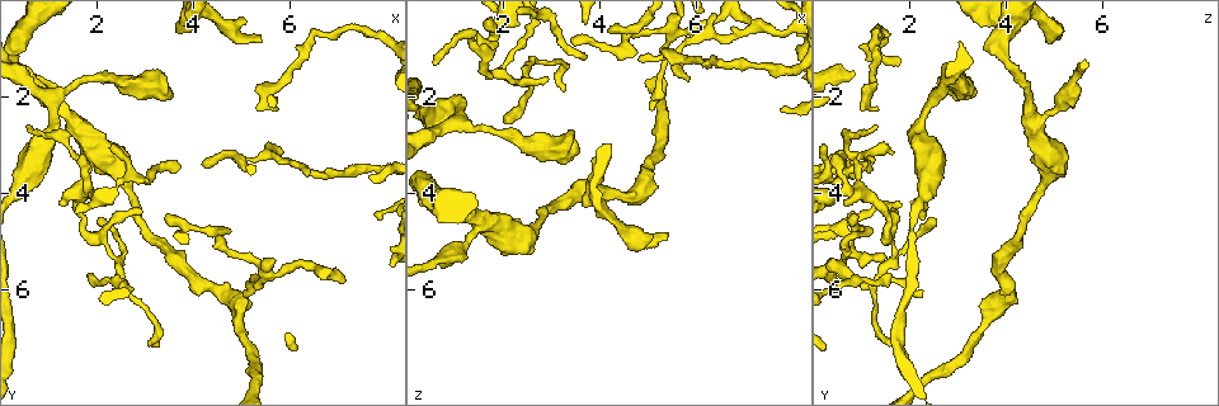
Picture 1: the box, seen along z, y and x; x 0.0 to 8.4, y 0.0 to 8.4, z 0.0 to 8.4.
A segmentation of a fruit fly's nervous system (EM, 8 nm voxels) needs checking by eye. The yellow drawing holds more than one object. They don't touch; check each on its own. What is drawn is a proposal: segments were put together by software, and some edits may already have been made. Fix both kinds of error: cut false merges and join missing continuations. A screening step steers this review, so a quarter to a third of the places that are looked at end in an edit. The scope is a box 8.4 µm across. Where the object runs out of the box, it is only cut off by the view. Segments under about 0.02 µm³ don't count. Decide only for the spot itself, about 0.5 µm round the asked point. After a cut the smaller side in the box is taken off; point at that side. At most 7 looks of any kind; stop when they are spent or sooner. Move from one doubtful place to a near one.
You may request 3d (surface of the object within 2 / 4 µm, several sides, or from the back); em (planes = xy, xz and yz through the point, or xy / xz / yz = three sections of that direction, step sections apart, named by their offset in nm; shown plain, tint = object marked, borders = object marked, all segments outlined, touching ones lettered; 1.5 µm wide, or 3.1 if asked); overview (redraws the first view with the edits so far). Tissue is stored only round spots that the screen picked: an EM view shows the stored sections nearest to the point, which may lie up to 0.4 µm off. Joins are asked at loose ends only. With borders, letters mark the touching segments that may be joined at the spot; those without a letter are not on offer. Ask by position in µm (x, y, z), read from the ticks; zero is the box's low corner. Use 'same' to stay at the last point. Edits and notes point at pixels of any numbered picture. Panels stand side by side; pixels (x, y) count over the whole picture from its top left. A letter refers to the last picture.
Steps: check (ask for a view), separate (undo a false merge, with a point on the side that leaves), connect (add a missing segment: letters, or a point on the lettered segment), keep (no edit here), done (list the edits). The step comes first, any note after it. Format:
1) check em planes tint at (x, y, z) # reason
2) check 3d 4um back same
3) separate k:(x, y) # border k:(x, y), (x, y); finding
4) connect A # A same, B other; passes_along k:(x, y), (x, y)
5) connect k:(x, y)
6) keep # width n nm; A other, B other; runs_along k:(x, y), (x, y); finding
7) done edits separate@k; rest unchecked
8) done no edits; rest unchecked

check 3d 2um back at (5.45, 0.80, 4.80)

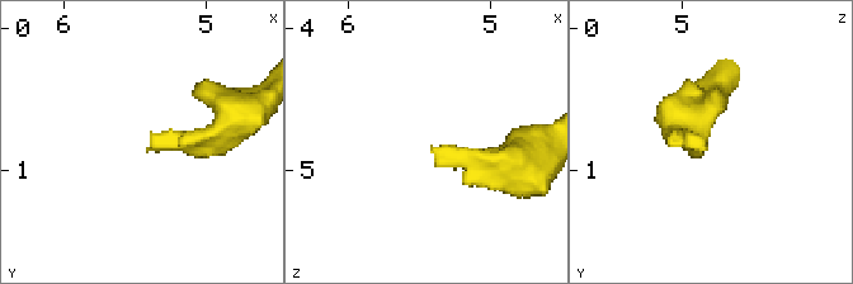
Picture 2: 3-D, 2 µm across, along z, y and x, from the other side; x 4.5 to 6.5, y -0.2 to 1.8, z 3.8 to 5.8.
check em xy step 8 tint at (5.40, 0.86, 4.84) # now the EM

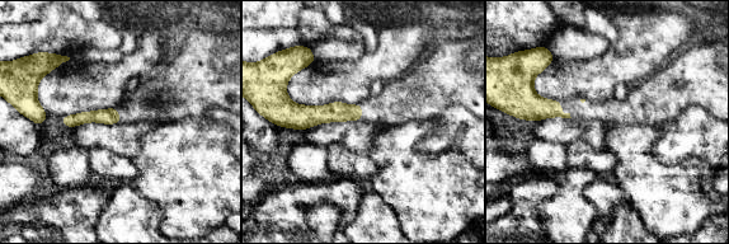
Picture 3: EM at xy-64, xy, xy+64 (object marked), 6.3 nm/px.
check em planes borders same

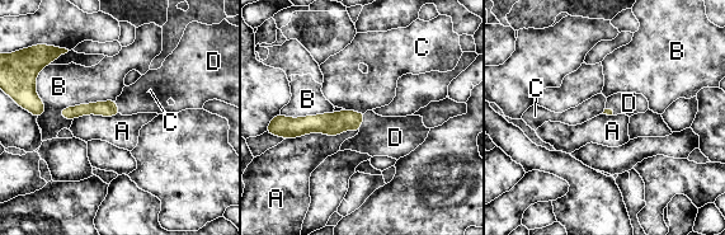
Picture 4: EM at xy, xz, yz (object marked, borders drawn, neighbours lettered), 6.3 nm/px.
connect D # A other, B other, C other, D same; passes_along 4:(330, 123), (362, 120), (395, 137); the cell continues

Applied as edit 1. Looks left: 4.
check overview

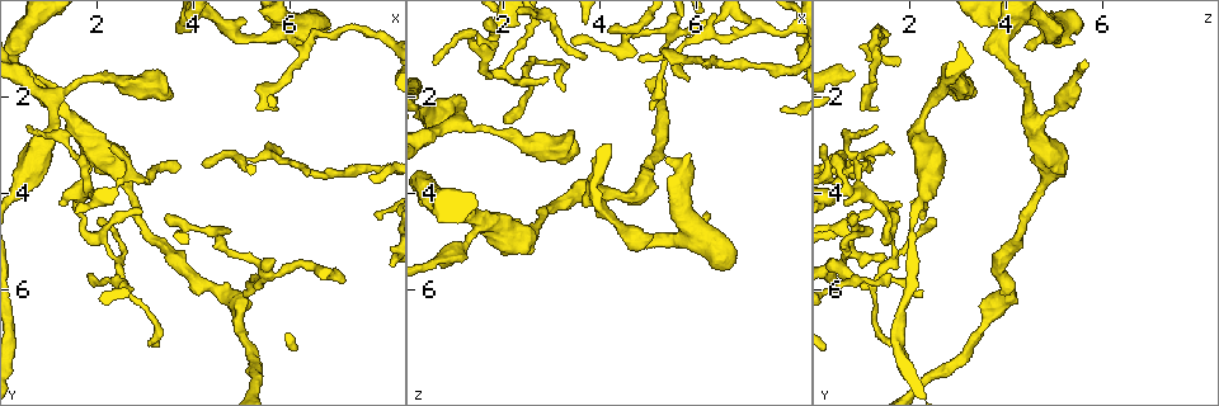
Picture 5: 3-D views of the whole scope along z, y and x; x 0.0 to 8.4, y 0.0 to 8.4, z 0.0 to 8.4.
check em xz step 4 plain at (3.55, 1.95, 3.10)

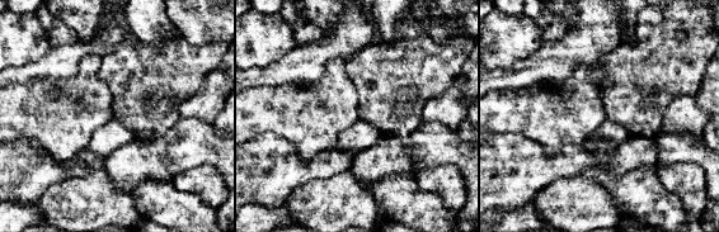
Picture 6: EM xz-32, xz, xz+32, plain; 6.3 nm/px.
check em xz step 4 borders same

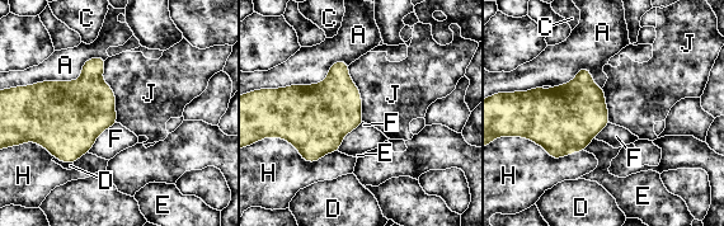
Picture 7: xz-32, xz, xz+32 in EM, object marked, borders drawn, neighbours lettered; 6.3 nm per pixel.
keep # A other, C other, D other, E other, F other, H other, J other; border 7:(104, 60), (117, 122); none of them fits

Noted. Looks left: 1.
done edits connect@4; rest unchecked

